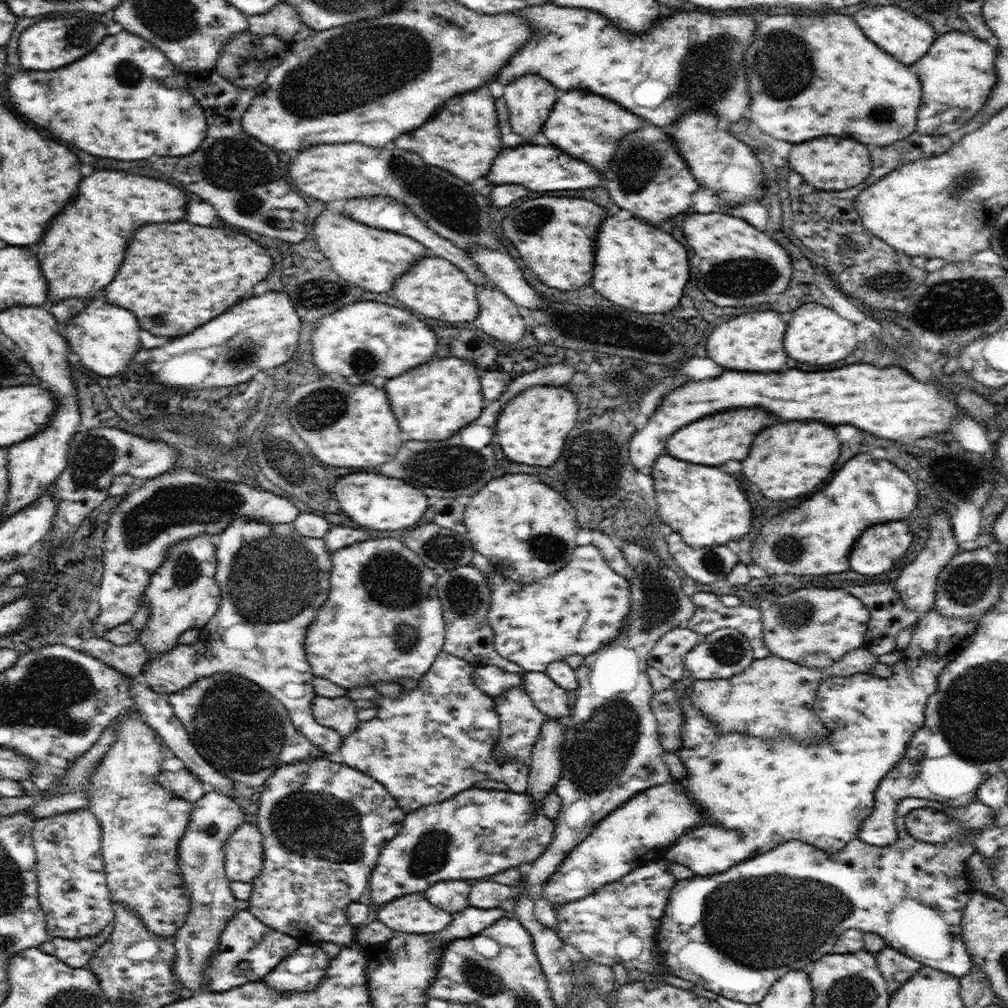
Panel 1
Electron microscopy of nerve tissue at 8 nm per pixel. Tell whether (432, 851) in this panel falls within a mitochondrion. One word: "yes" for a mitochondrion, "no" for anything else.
yes

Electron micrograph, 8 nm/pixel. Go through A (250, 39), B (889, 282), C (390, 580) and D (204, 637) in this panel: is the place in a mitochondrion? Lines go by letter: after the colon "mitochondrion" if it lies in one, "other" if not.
A: other
B: mitochondrion
C: mitochondrion
D: other

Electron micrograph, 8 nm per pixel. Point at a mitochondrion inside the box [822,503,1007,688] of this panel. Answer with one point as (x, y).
(968, 583)

